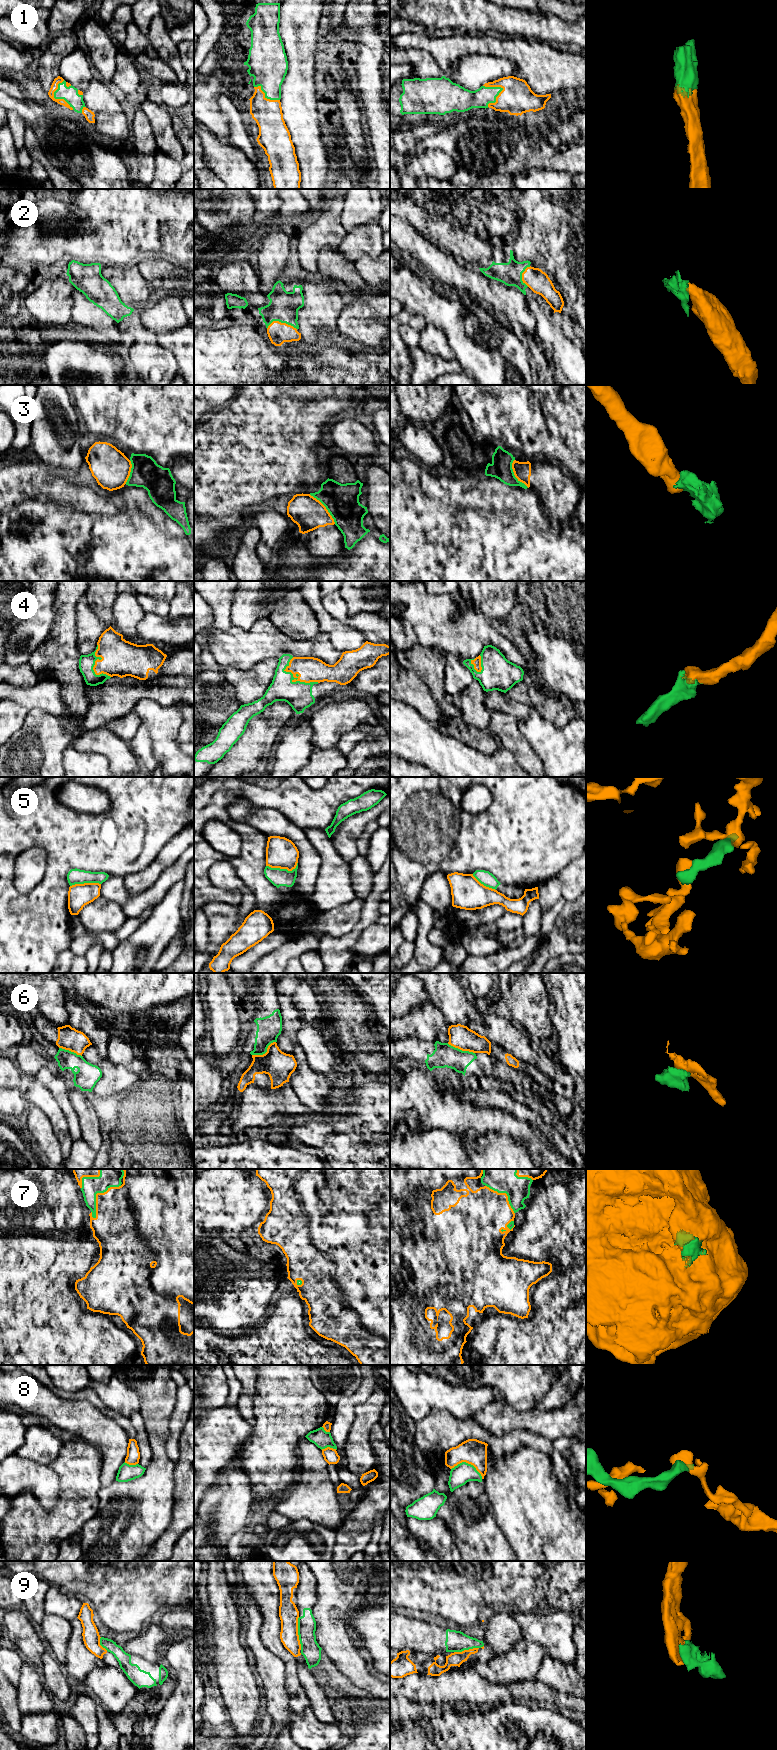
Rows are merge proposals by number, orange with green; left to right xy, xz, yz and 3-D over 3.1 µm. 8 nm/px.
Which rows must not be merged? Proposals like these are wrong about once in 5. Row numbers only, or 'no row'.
3, 6, 8, 9

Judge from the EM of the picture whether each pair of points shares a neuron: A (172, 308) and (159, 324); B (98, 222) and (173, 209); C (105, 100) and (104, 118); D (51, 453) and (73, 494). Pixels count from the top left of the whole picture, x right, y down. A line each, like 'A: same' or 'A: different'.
A: same
B: same
C: different
D: different

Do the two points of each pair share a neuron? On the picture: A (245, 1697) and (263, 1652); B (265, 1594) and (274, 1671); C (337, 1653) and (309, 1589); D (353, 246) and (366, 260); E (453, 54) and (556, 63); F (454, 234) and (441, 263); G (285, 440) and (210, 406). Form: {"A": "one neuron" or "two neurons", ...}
{"A": "two neurons", "B": "two neurons", "C": "two neurons", "D": "two neurons", "E": "one neuron", "F": "two neurons", "G": "two neurons"}

